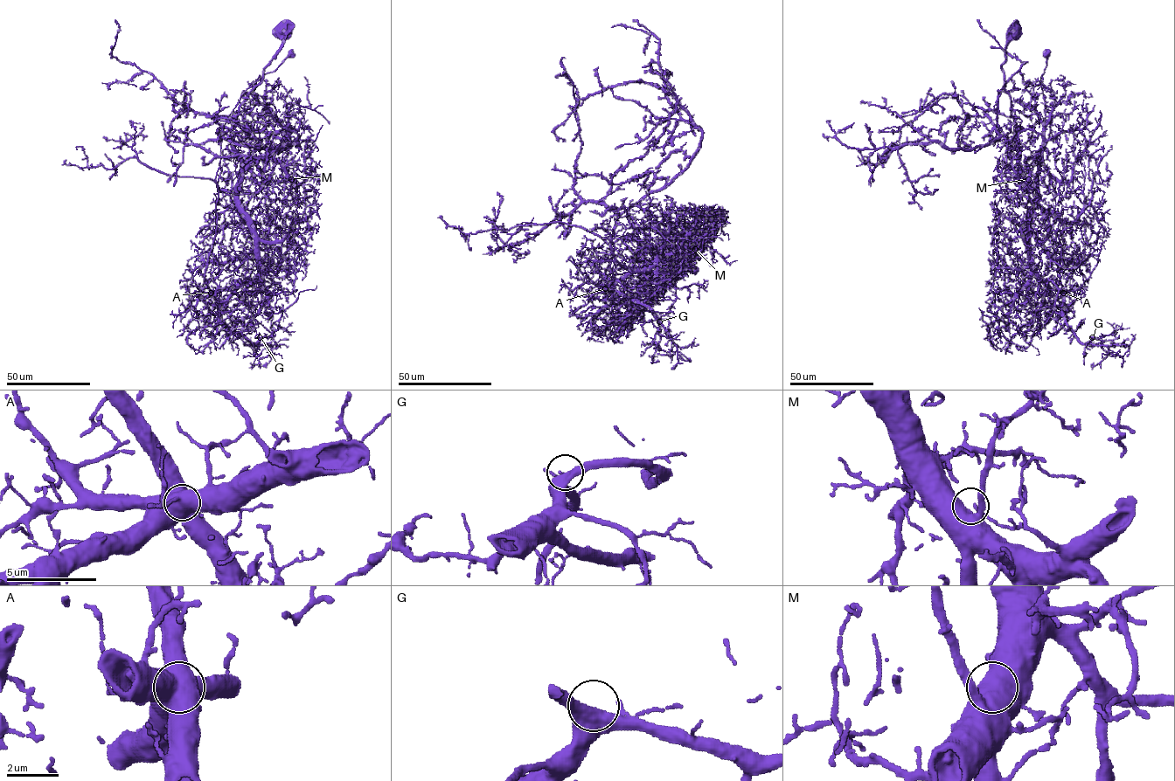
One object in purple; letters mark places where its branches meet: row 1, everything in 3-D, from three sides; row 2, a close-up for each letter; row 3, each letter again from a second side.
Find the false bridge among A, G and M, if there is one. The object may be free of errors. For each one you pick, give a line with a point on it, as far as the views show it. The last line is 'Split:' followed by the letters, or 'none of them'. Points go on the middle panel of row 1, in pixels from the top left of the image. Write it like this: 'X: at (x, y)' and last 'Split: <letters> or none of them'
A: at (605, 288)
Split: A

